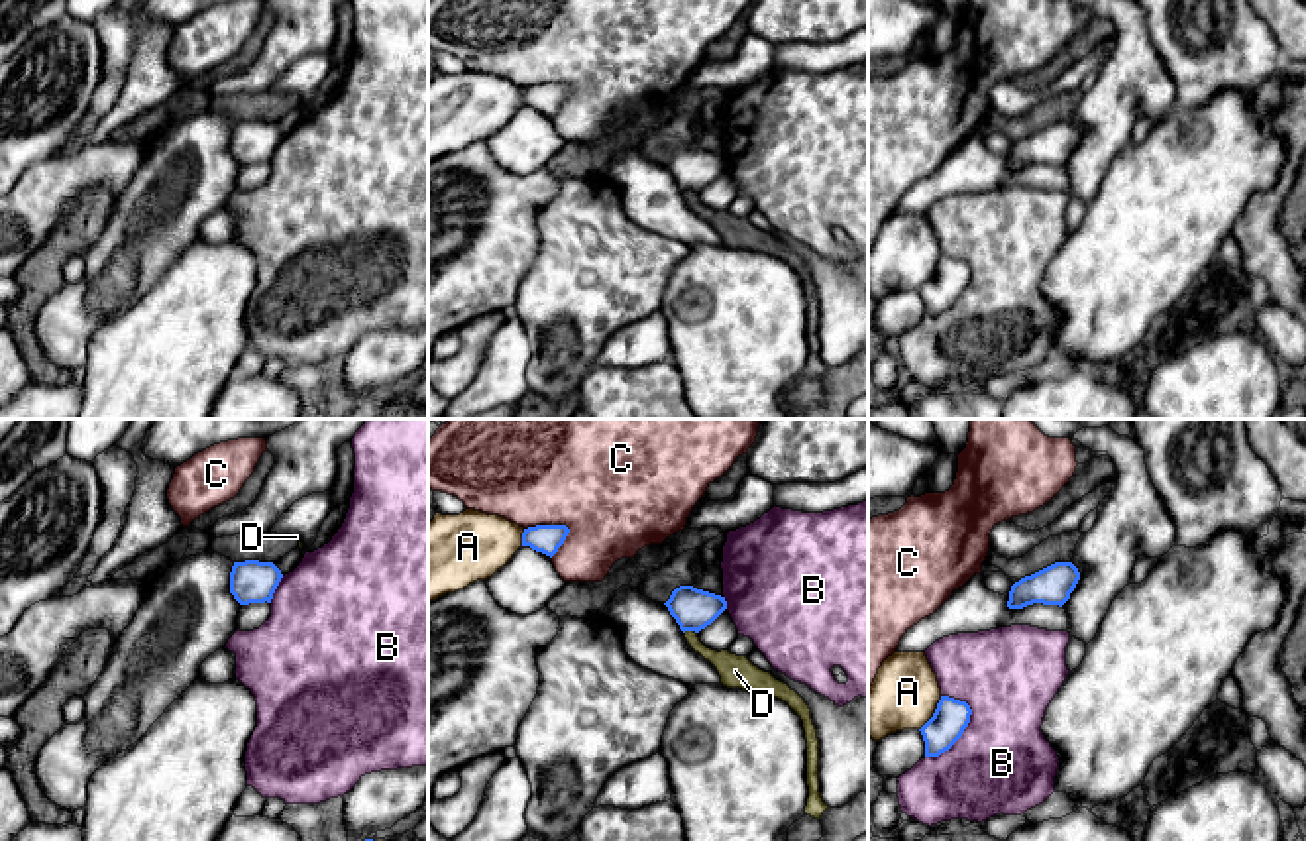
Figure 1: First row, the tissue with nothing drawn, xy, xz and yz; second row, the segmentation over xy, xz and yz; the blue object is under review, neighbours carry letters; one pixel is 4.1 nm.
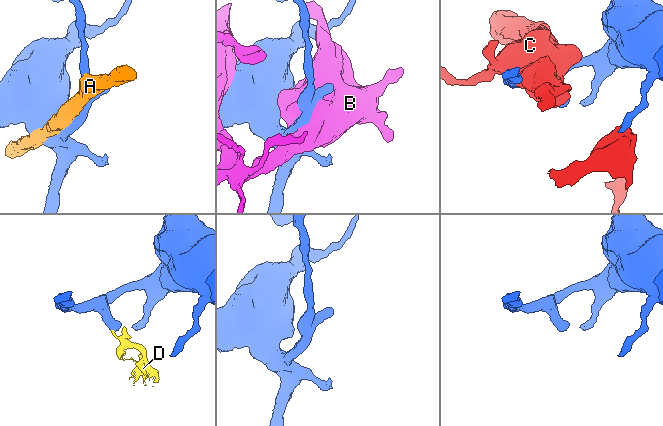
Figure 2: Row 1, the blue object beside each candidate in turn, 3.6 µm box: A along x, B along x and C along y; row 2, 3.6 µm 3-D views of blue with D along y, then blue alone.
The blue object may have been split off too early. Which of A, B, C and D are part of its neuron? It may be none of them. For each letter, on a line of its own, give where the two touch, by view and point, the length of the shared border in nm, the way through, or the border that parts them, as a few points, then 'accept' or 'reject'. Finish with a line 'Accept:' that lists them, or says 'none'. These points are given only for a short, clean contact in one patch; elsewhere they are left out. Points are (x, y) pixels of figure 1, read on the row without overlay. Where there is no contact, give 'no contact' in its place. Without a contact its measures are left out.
A: yz (933, 274) | 170 nm | reject
B: yz (961, 295) | 280 nm | reject
C: xz (548, 85) | 190 nm | reject
D: xz (690, 189) | 60 nm | along xz (684, 191), (696, 193) | reject
Accept: none

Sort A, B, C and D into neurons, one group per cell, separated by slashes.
A / B / C / D

